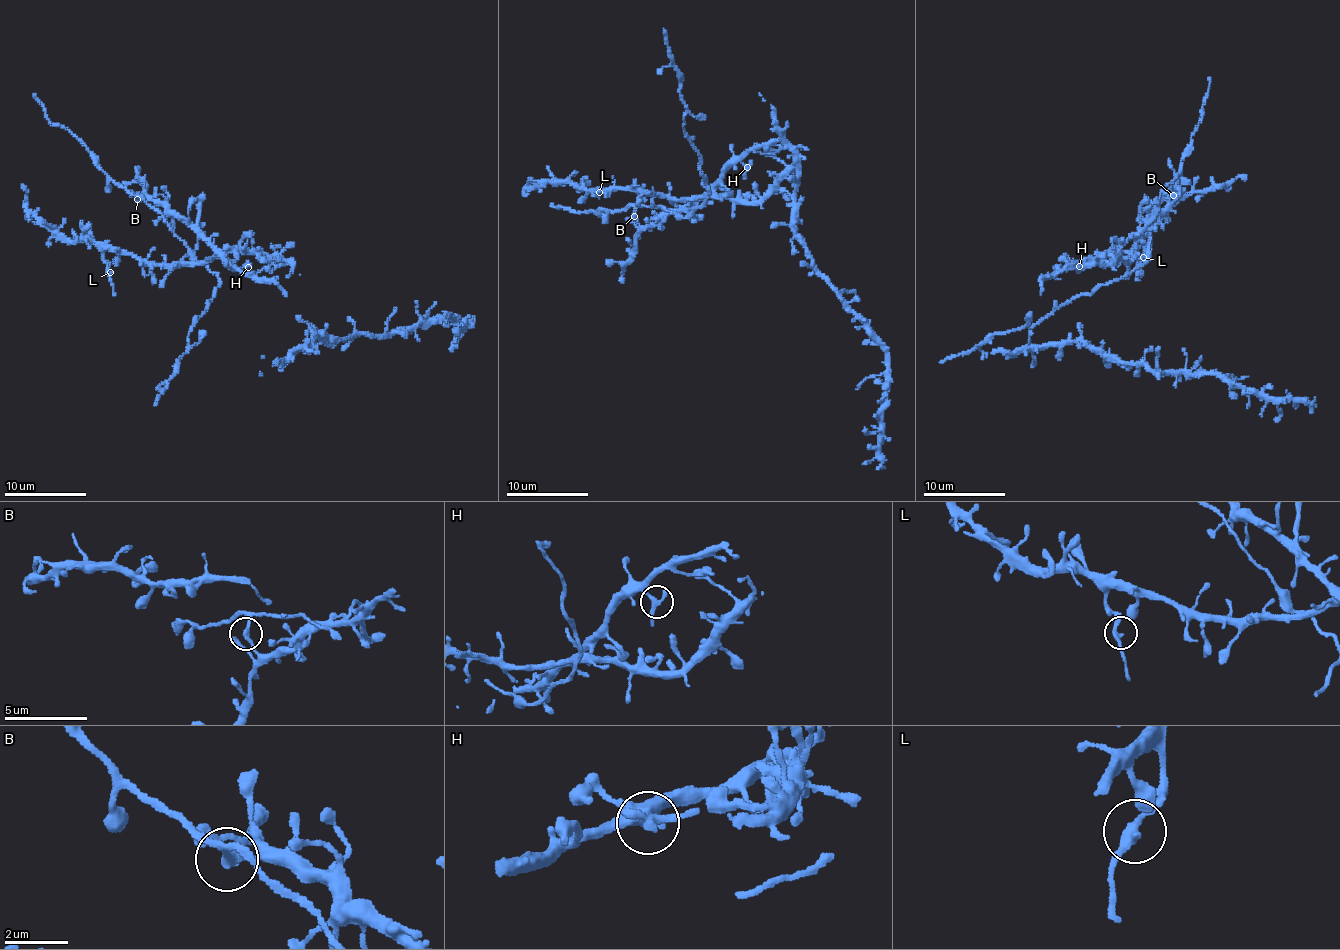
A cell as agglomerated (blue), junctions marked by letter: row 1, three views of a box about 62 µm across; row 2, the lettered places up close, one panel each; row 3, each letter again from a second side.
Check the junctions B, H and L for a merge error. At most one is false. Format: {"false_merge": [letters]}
{"false_merge": ["B"]}

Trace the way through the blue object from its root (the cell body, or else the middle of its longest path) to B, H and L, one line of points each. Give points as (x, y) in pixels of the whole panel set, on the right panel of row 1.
B: (1093, 258), (1113, 252), (1180, 199), (1172, 195)
H: (1093, 258), (1075, 264), (1079, 266)
L: (1093, 258), (1105, 257), (1112, 252), (1127, 261), (1146, 234), (1149, 246), (1143, 257)

